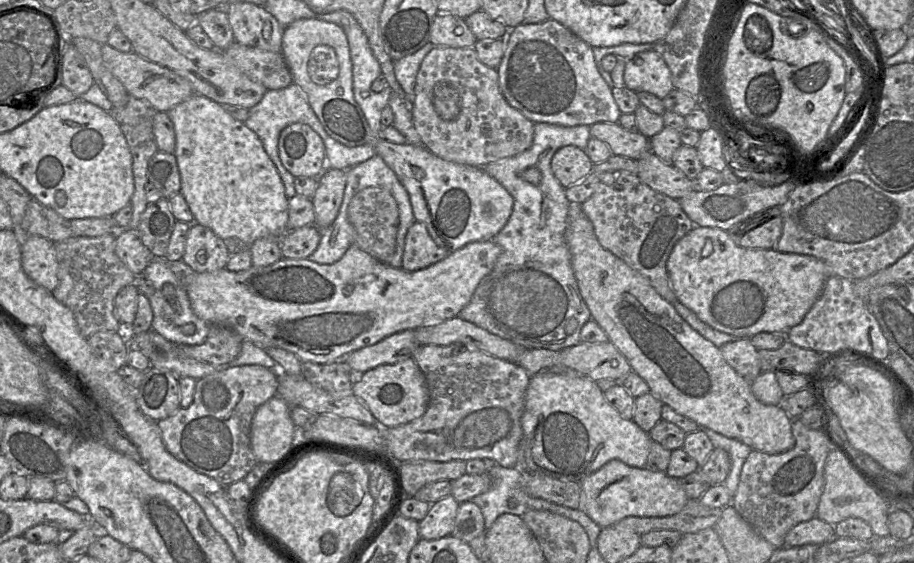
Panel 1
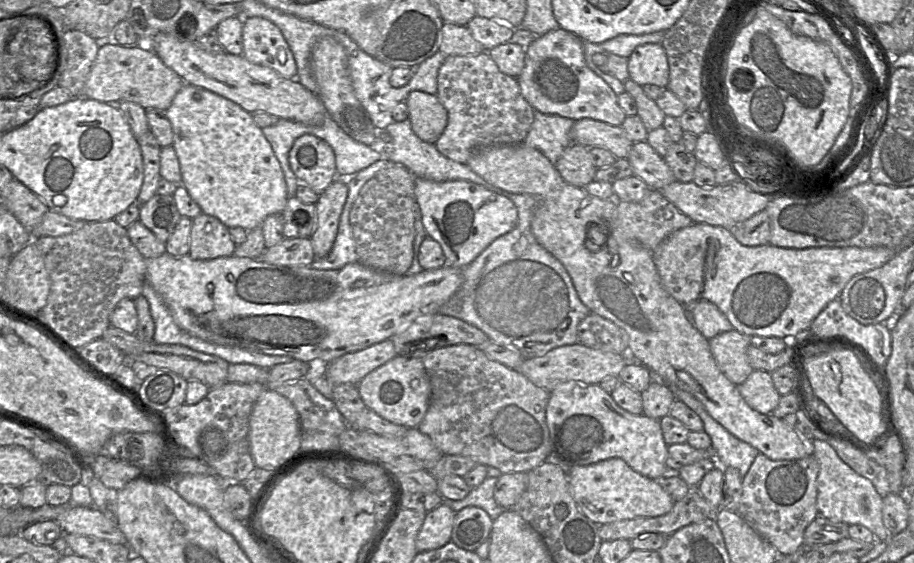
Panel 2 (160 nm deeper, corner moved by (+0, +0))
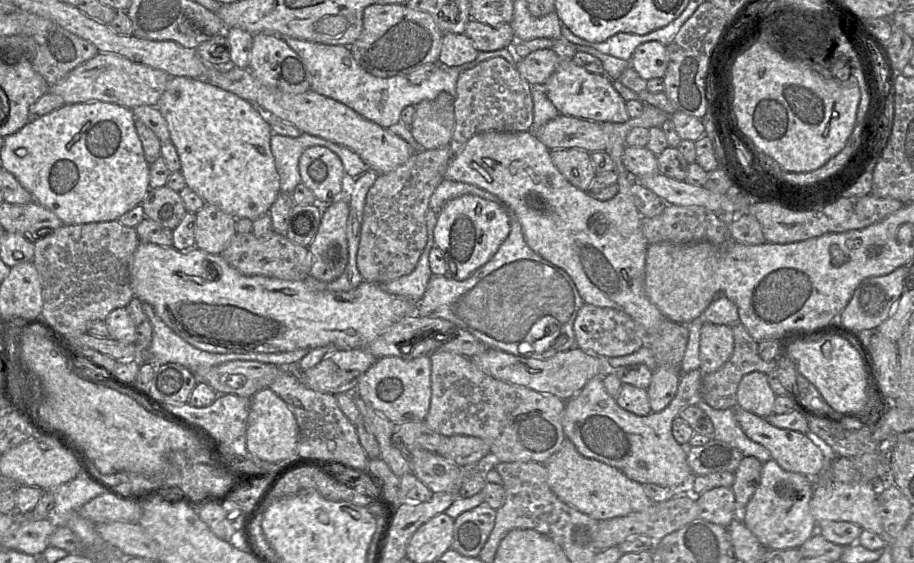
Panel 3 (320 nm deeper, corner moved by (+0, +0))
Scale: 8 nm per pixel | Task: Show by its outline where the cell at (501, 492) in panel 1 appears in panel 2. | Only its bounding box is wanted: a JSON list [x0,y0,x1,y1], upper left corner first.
[443,477,512,521]

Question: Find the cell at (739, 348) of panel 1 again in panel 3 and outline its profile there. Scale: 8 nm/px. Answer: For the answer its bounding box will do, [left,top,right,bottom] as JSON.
[700,322,734,374]

